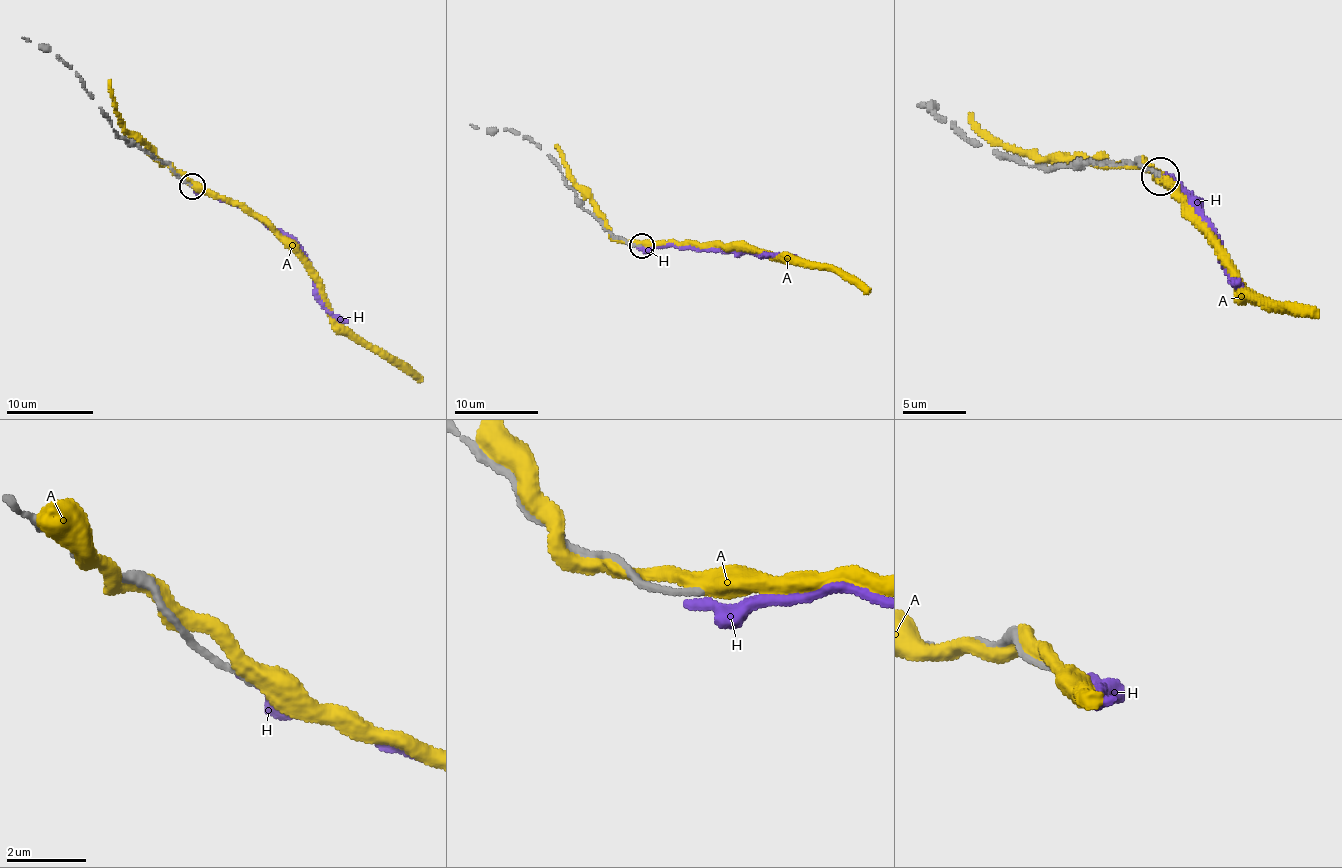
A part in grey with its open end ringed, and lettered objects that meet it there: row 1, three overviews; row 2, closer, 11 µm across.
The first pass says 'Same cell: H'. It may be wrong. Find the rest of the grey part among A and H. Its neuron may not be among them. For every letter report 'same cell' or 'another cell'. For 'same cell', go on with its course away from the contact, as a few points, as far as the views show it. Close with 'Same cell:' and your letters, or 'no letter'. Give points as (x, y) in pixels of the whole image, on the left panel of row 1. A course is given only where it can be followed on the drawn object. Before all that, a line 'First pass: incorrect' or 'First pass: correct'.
First pass: incorrect
A: another cell
H: another cell
Same cell: no letter

